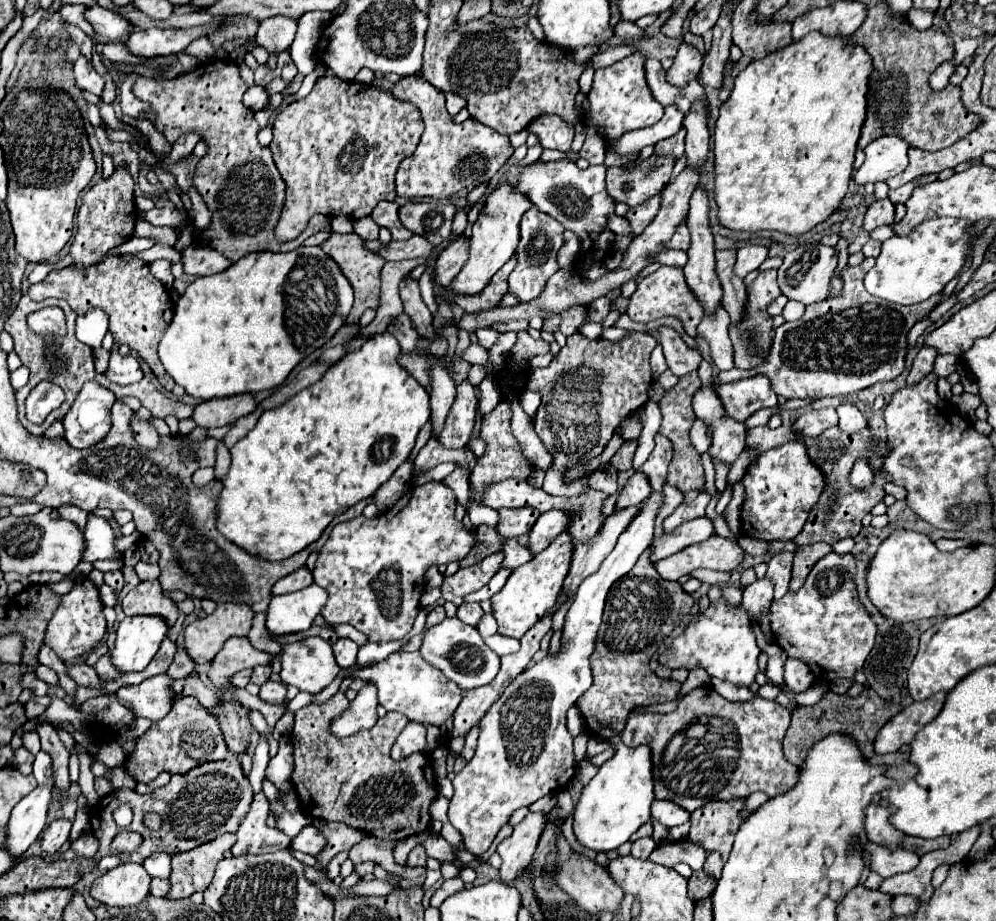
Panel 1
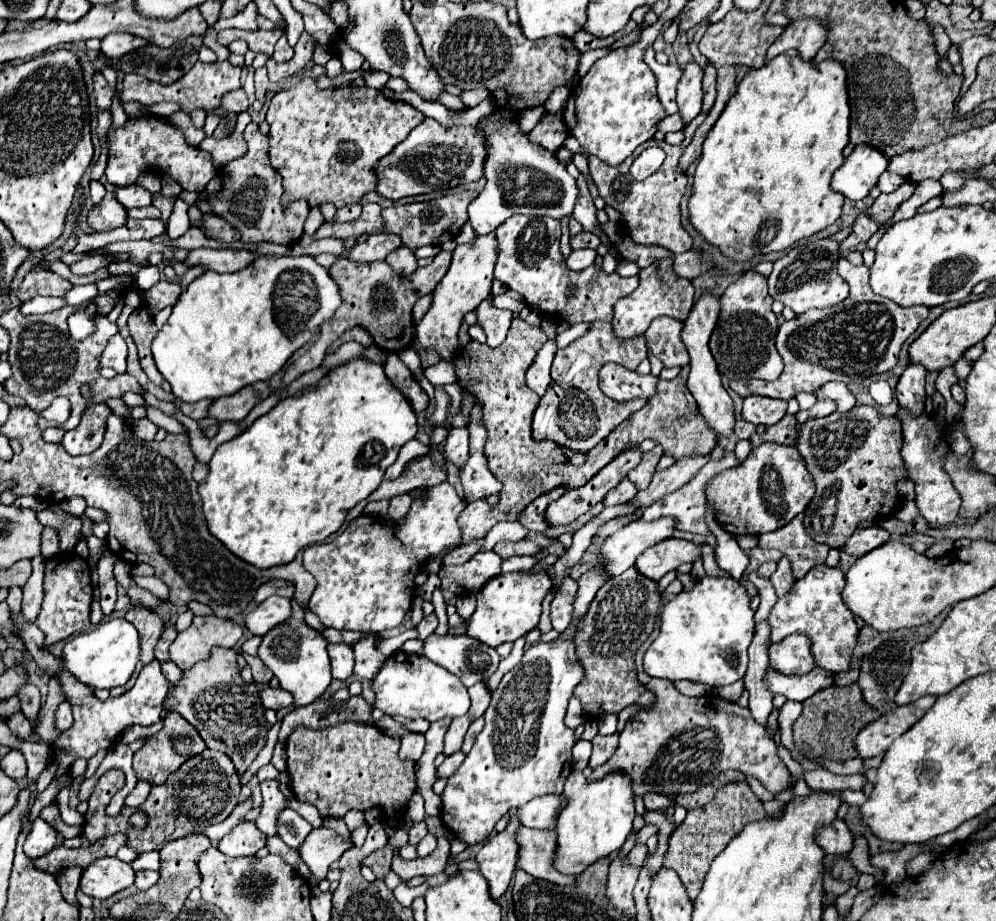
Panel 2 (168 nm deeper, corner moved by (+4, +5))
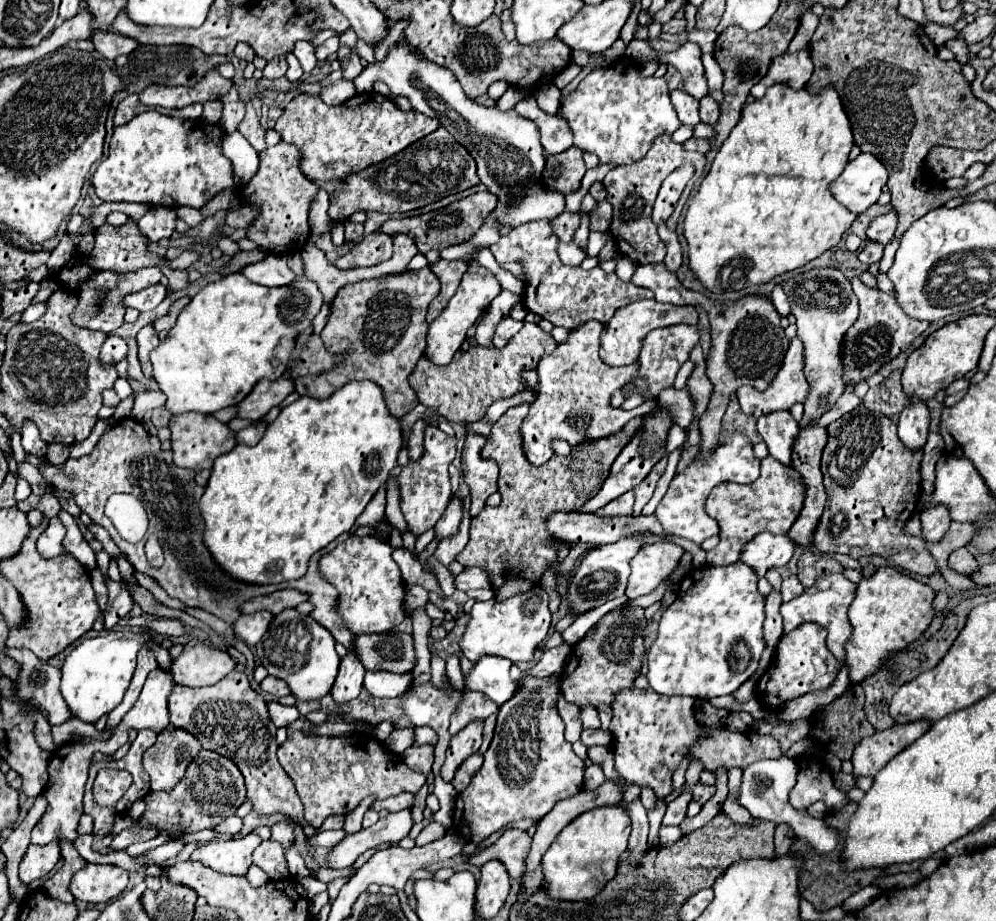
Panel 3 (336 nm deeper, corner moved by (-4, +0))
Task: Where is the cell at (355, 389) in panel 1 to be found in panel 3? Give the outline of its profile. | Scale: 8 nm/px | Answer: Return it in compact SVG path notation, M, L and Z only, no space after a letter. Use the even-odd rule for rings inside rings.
M353 380L345 386L341 386L337 392L333 392L333 396L329 396L325 400L301 396L299 400L295 400L293 404L289 404L281 410L281 414L277 416L275 422L269 424L265 436L261 438L261 442L257 446L235 446L231 452L217 456L211 478L205 486L205 494L201 498L201 514L205 518L205 536L203 536L205 546L209 548L209 552L213 552L213 558L217 560L217 564L225 566L227 572L231 572L231 576L237 576L239 580L245 580L249 584L279 584L283 580L301 578L307 572L309 558L317 550L325 548L337 536L341 536L343 532L349 532L353 528L355 520L361 516L365 506L373 500L373 496L377 494L381 484L389 478L391 470L397 466L397 454L403 446L405 446L405 440L403 440L401 418L397 418L389 412L381 386L377 386L371 380L361 380L361 382Z

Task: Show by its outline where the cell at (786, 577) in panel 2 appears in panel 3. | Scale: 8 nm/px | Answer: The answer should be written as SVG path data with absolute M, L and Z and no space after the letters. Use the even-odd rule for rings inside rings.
M787 576L783 580L783 586L781 586L781 594L783 594L783 602L789 602L793 598L797 598L797 594L803 594L803 584L799 582L797 576Z

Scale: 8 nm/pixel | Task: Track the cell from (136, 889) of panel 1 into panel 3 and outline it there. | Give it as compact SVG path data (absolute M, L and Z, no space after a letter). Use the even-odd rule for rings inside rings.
M87 864L71 880L75 900L97 904L119 896L129 884L129 872L111 864Z

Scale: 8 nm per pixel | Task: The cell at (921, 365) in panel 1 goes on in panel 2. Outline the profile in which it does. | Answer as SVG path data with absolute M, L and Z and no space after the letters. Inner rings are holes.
M909 365L897 383L895 393L899 407L909 409L913 417L917 417L925 407L925 375L927 373L921 365Z

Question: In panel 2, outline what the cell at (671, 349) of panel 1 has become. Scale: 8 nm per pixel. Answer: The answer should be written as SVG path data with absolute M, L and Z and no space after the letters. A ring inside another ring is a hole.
M655 319L649 325L649 331L645 331L645 345L647 351L651 351L657 359L661 359L663 367L685 367L689 363L689 353L681 341L681 327L683 323L677 319Z

